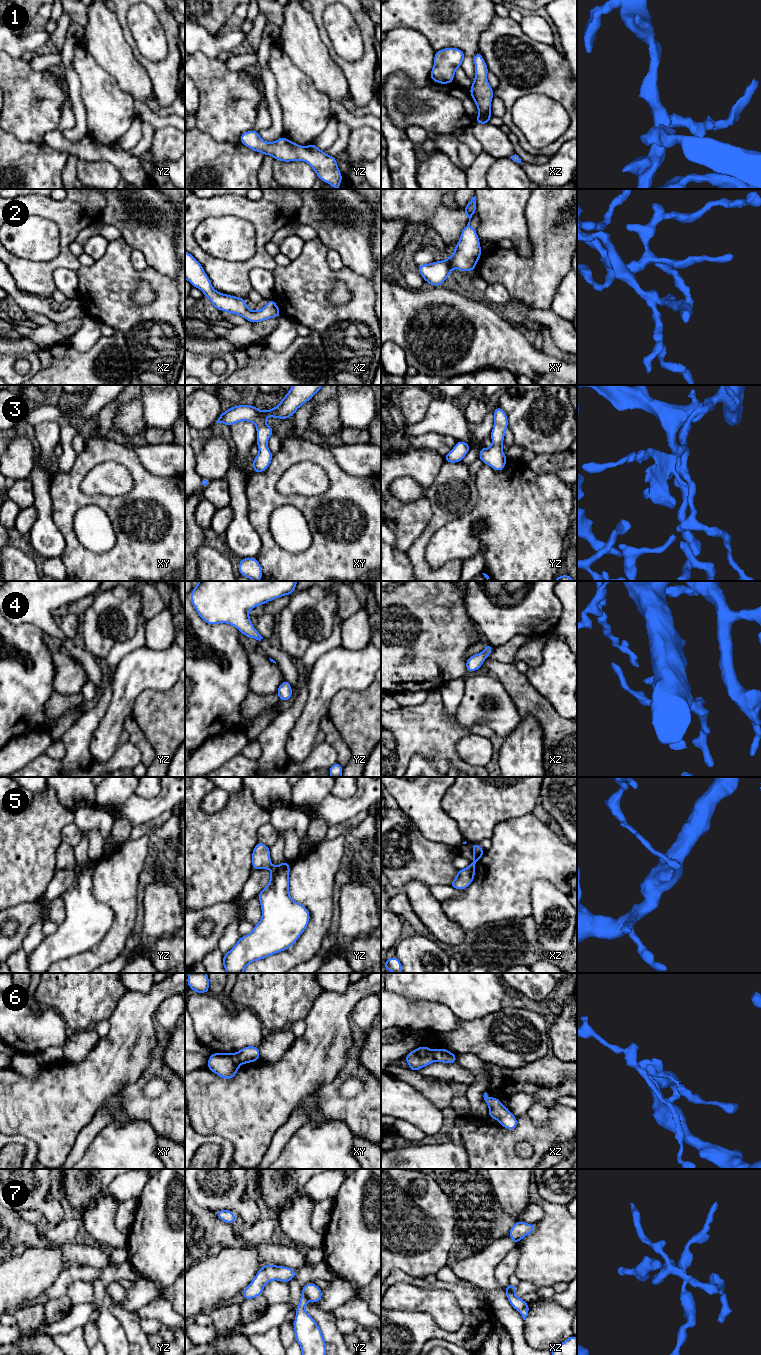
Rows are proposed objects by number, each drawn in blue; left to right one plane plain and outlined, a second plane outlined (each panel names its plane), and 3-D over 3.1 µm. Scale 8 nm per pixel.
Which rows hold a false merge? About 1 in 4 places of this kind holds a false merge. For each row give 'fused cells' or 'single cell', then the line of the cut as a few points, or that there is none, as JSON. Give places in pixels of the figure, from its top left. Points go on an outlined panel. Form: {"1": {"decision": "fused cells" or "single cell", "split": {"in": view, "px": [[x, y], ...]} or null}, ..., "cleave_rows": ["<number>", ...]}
{"1": {"decision": "single cell", "split": null}, "2": {"decision": "single cell", "split": null}, "3": {"decision": "single cell", "split": null}, "4": {"decision": "single cell", "split": null}, "5": {"decision": "fused cells", "split": {"in": "yz", "px": [[272, 866], [270, 869]]}}, "6": {"decision": "fused cells", "split": {"in": "xy", "px": [[236, 1053], [241, 1063]]}}, "7": {"decision": "fused cells", "split": {"in": "yz", "px": [[302, 1292], [308, 1300]]}}, "cleave_rows": ["5", "6", "7"]}

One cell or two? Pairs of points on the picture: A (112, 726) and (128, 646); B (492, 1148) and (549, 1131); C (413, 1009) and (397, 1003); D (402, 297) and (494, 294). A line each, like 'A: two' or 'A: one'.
A: two
B: one
C: one
D: two

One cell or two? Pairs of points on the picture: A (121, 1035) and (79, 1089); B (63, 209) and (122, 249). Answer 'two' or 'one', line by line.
A: one
B: two

